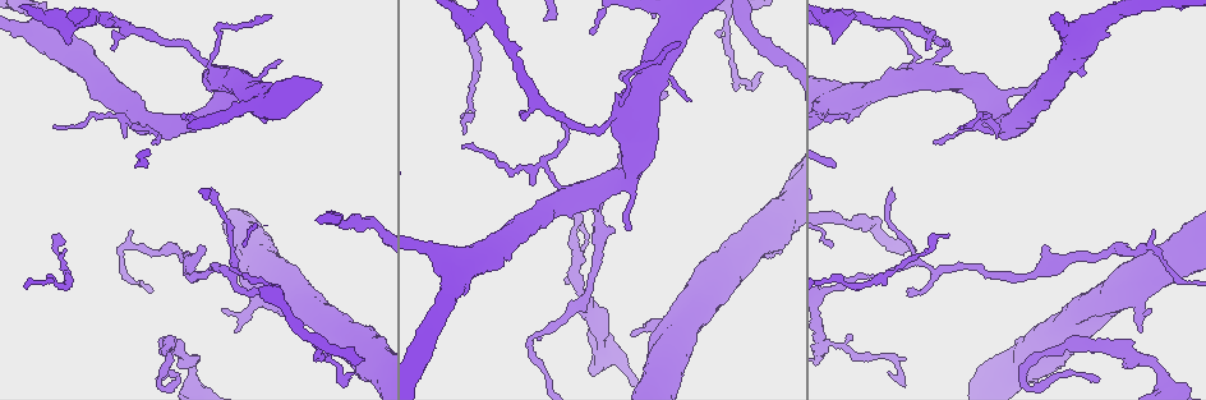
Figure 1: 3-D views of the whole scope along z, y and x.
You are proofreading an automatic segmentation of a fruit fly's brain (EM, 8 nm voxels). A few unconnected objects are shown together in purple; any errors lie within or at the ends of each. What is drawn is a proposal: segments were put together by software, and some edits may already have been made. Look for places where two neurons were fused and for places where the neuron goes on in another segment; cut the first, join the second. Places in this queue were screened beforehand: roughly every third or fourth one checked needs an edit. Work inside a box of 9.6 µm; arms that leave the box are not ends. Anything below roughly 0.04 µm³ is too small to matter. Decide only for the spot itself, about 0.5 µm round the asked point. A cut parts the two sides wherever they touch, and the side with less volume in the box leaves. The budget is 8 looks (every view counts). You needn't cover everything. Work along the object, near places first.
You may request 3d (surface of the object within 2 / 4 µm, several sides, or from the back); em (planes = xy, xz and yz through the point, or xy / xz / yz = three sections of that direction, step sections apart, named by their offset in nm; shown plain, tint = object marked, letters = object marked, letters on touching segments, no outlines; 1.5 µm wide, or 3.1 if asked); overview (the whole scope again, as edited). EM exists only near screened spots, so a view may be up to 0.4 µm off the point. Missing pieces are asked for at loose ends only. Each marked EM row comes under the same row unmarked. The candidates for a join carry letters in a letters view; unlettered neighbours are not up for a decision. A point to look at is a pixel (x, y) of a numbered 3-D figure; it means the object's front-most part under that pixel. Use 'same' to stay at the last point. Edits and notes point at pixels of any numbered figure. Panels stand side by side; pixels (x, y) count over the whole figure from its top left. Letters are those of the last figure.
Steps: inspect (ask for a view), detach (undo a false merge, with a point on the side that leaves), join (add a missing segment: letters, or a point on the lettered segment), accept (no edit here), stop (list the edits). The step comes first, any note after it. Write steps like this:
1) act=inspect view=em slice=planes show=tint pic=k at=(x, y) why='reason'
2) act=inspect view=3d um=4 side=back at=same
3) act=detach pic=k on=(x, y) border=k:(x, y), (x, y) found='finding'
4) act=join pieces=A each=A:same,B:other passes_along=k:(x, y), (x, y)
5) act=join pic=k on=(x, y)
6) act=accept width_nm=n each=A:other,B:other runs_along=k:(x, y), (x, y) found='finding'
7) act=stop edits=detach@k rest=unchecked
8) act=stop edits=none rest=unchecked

act=inspect view=3d um=2 pic=1 at=(625, 229) why='tapers out'

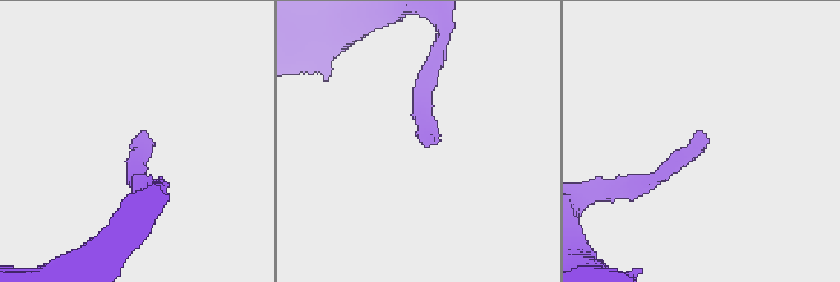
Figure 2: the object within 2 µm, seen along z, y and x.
act=inspect view=em slice=planes show=tint pic=2 at=(703, 133)

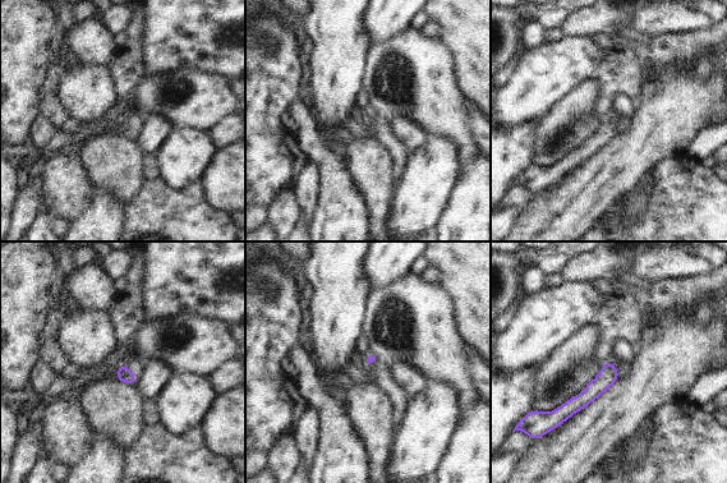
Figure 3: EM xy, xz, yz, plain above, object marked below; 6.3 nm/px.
act=inspect view=em slice=planes show=letters at=same why='what lies round it'

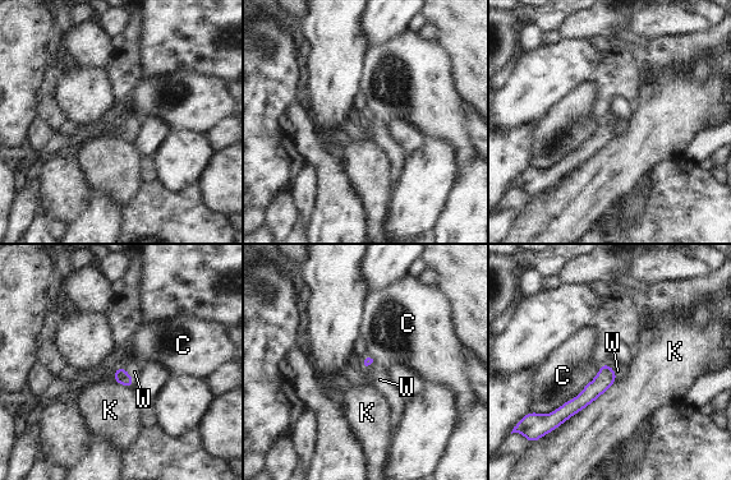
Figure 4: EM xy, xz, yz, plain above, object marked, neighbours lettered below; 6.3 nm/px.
act=join pic=4 on=(134, 372) each=C:other,K:other,W:same passes_along=4:(122, 377), (128, 373), (134, 372) found='the neuron continues'

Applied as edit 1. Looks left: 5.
act=inspect view=3d um=2 side=back pic=1 at=(1045, 244) why='free end'

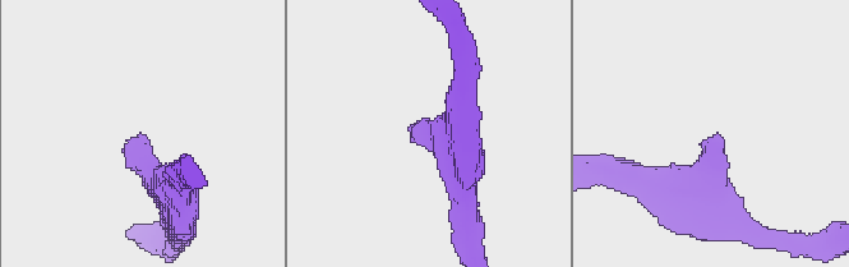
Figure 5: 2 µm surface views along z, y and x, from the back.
act=inspect view=em slice=planes show=letters pic=5 at=(424, 130)

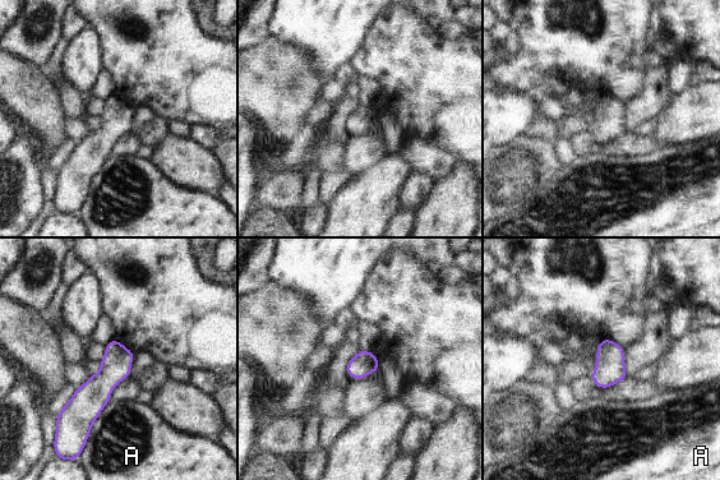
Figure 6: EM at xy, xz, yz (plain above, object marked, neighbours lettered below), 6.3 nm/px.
act=accept width_nm=150 each=A:other runs_along=6:(114, 344), (114, 369), (75, 425) found='no lettered segment goes on from it'

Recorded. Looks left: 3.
act=inspect view=3d um=2 pic=1 at=(182, 115)

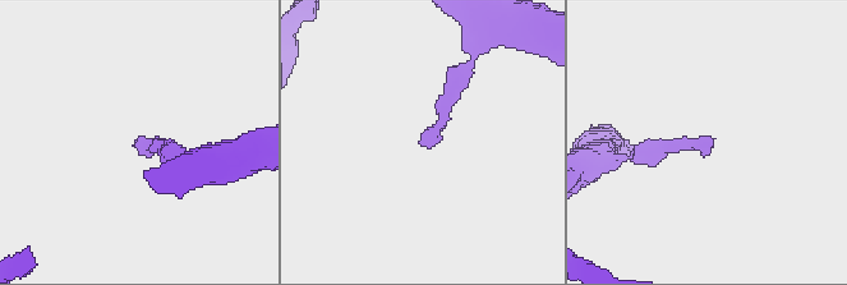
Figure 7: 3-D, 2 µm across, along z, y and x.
act=inspect view=em slice=planes show=tint pic=7 at=(139, 136)

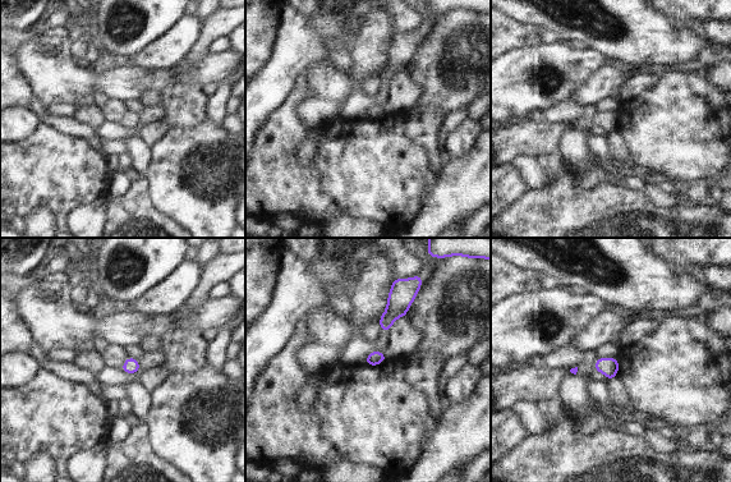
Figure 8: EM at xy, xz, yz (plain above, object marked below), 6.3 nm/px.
act=inspect view=em slice=planes show=letters at=same

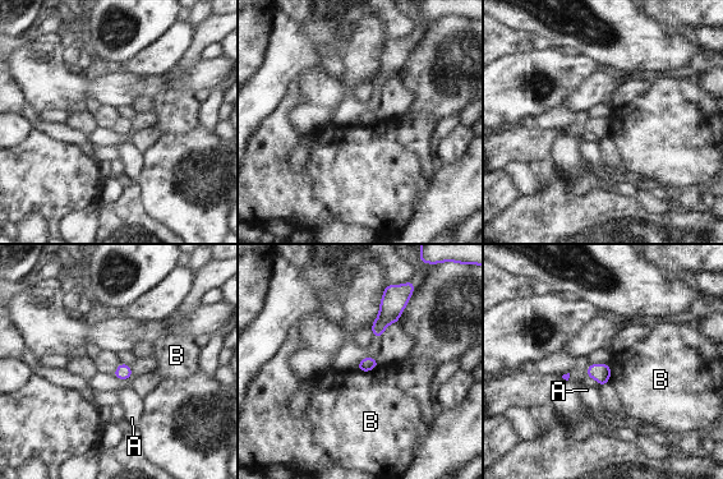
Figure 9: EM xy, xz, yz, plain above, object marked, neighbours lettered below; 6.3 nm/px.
act=accept each=A:other,B:other border=9:(378, 364), (369, 371), (358, 371) found='no lettered segment goes on from it'

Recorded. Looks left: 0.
act=stop edits=join@4 rest=unchecked

